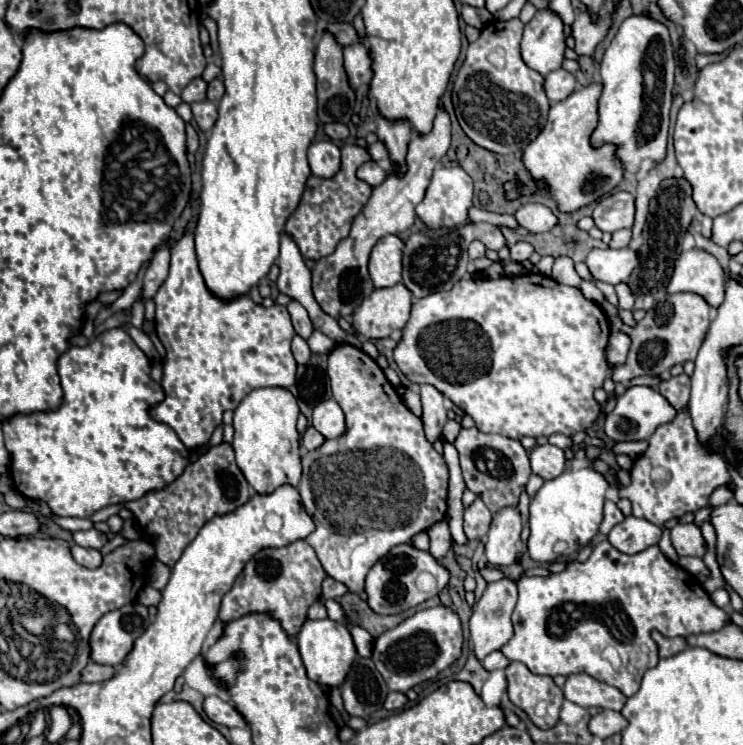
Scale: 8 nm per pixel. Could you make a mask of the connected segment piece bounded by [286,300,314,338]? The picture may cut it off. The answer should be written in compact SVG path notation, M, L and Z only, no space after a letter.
M290 300L286 308L288 308L288 312L290 312L290 318L292 318L292 324L294 324L296 334L302 336L302 338L308 338L314 328L312 328L312 322L310 322L310 318L308 318L306 308L304 308L300 302L296 302L296 300Z

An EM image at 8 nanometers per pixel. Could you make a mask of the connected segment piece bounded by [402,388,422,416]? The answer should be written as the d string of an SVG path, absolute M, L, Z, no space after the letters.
M406 388L404 394L402 394L402 400L404 400L404 404L406 404L416 416L420 416L422 408L420 408L420 396L418 396L416 392L412 392L410 388Z

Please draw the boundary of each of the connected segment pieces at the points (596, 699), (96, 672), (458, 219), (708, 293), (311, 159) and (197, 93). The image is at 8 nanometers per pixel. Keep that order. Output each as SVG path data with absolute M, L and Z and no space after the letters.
M572 674L564 684L564 698L582 708L610 708L622 710L628 700L618 688L604 684L588 674Z
M90 662L86 666L86 670L82 672L82 682L104 682L104 680L110 680L114 674L116 674L114 666L104 666L104 664Z
M440 166L434 170L424 200L416 206L416 214L428 228L456 228L468 222L470 206L472 206L472 178L462 168Z
M688 250L676 260L666 292L694 292L712 308L718 308L724 302L724 286L726 282L718 260L704 250Z
M312 142L308 148L308 164L314 176L332 178L340 170L340 148L334 142Z
M194 78L194 80L182 90L180 98L182 98L184 102L188 102L188 104L206 100L206 82L204 82L202 78Z

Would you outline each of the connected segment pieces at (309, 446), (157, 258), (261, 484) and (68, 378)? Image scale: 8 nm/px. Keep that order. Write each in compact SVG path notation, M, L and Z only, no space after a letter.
M308 426L306 434L302 436L302 444L304 444L306 450L316 450L316 448L320 448L324 440L326 440L326 438L324 438L314 426Z
M158 250L144 272L144 286L142 286L144 298L152 298L156 294L156 290L168 276L168 268L170 268L170 250Z
M256 388L234 410L232 448L236 452L236 464L256 492L266 494L282 484L298 484L302 472L296 432L298 414L298 402L286 388Z
M112 328L102 332L100 336L96 336L96 340L92 340L86 346L70 346L60 358L58 358L58 376L60 376L60 386L62 386L62 406L56 412L32 412L32 414L14 414L12 418L2 422L2 432L4 432L4 442L6 448L11 454L10 476L12 482L26 498L32 500L42 500L50 506L50 510L58 516L76 516L76 518L88 518L92 516L96 510L110 506L110 504L124 504L124 502L132 502L142 498L144 494L152 492L152 490L160 490L164 486L168 486L170 482L174 482L182 472L184 466L188 464L188 454L190 450L180 442L180 438L176 436L176 432L166 426L160 424L156 420L152 420L150 416L150 406L156 406L164 400L164 390L158 382L154 382L150 378L150 360L148 356L134 344L134 340L122 330L122 328Z

